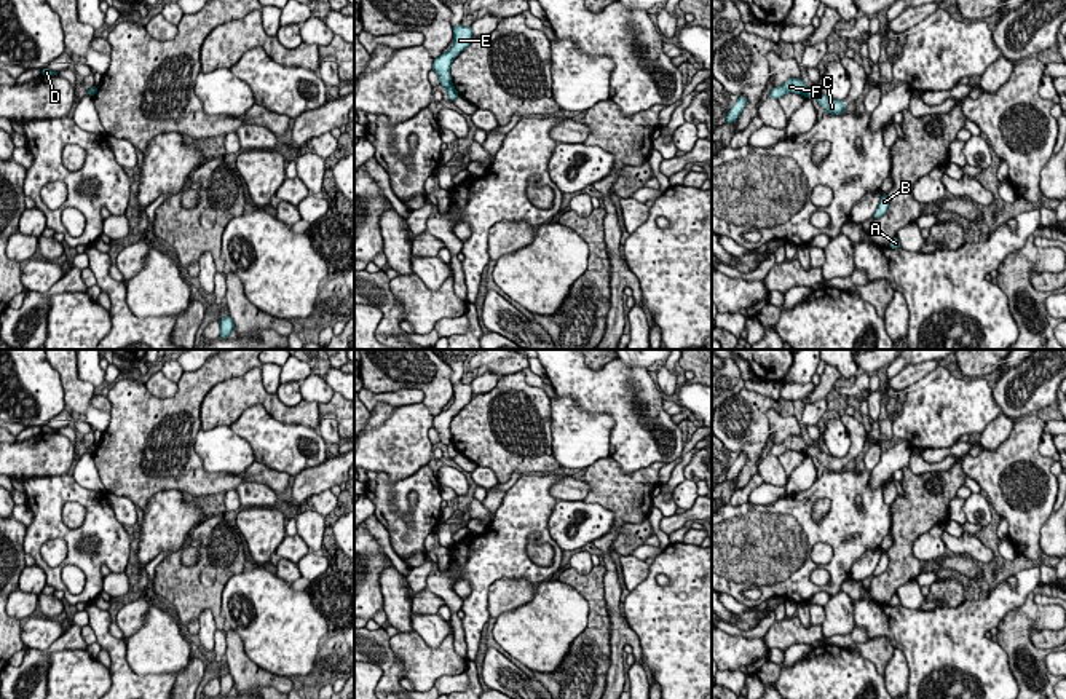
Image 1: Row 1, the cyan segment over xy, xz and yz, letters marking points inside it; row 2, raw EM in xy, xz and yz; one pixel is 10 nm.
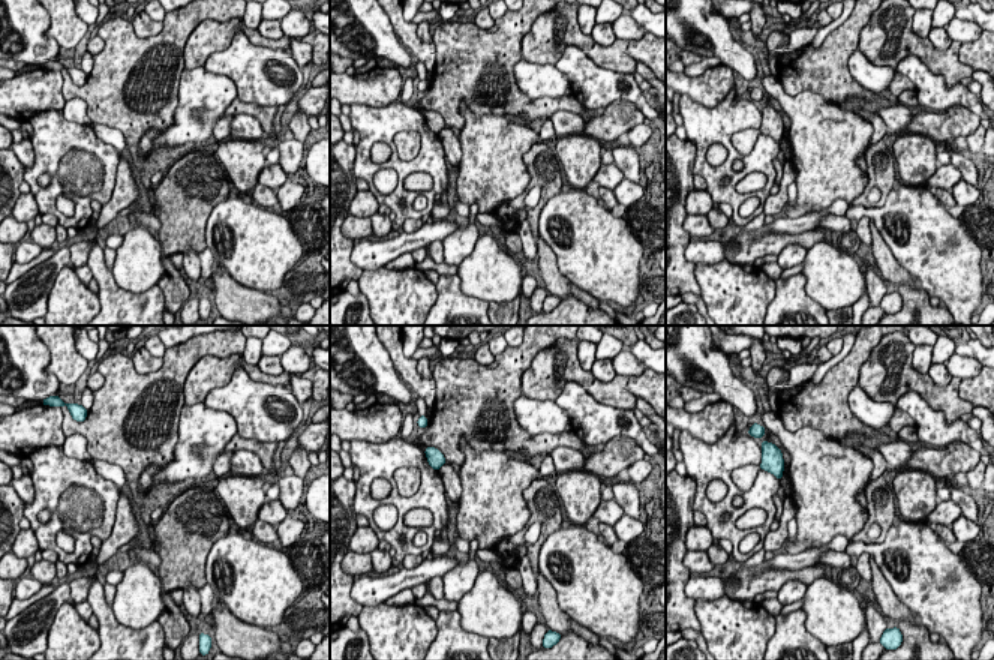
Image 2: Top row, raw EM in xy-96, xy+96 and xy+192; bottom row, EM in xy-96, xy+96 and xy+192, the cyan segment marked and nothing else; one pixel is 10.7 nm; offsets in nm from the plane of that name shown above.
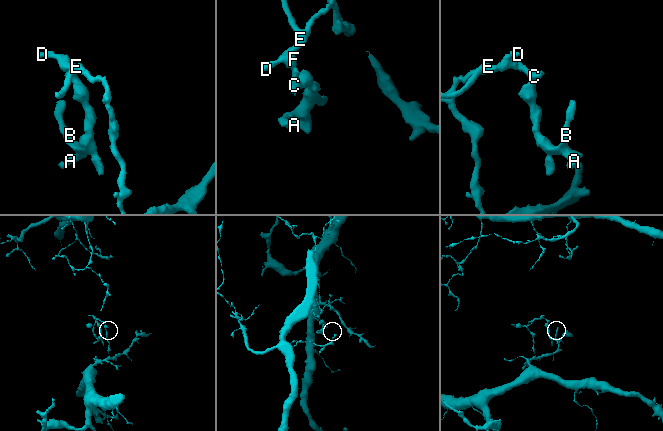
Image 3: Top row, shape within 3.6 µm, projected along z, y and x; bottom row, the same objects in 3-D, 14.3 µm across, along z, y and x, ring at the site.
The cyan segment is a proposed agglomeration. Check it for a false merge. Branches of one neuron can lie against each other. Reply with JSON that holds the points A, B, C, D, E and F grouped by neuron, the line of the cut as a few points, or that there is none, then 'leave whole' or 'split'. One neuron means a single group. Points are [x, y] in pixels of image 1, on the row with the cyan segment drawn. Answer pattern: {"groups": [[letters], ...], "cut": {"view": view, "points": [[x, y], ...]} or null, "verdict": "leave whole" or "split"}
{"groups": [["A", "B", "C"], ["D", "E", "F"]], "cut": {"view": "yz", "points": [[806, 88], [805, 96]]}, "verdict": "split"}

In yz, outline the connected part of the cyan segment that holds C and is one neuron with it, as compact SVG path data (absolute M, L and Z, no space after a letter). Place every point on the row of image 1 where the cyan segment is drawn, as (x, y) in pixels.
M806 89L806 97L815 99L825 109L825 112L831 115L839 115L846 109L844 101L836 101L830 96L823 96L820 91Z

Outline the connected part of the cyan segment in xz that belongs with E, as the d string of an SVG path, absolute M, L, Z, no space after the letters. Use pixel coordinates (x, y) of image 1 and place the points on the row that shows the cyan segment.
M452 26L453 29L453 46L448 53L442 53L434 59L432 70L439 75L439 83L445 88L452 86L450 65L453 59L464 51L472 41L471 26Z

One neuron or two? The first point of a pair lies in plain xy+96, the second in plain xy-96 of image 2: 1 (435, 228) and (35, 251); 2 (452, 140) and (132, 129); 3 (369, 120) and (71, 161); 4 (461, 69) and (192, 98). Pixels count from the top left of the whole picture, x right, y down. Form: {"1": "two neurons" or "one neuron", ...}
{"1": "one neuron", "2": "two neurons", "3": "one neuron", "4": "two neurons"}

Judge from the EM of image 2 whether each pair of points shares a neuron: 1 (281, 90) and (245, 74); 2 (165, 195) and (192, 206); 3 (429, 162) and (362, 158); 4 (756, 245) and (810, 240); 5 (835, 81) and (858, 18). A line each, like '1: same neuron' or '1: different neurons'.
1: same neuron
2: same neuron
3: same neuron
4: same neuron
5: same neuron

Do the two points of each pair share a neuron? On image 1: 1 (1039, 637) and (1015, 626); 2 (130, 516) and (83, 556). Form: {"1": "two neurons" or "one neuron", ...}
{"1": "two neurons", "2": "two neurons"}

